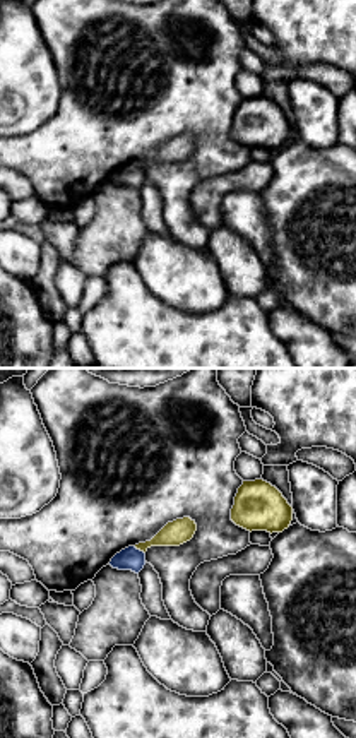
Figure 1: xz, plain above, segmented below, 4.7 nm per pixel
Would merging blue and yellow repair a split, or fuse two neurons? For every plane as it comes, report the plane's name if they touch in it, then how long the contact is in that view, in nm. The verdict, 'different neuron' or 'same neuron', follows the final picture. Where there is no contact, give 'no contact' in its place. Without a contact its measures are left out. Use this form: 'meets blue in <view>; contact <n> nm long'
meets blue in xz; contact 70 nm long

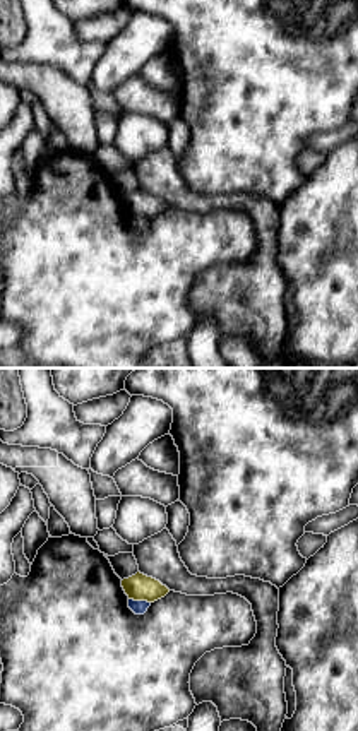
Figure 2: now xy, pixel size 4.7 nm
meets blue in xy; contact 110 nm long

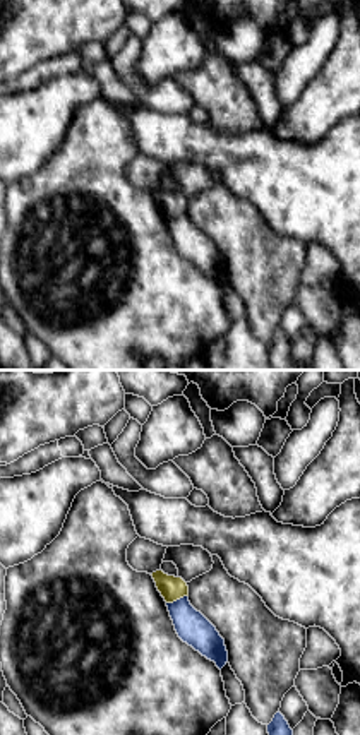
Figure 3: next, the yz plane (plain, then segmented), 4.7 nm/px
meets blue in yz; contact 110 nm long

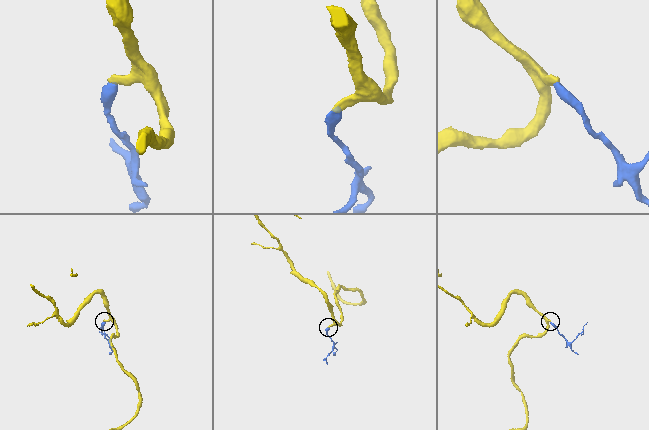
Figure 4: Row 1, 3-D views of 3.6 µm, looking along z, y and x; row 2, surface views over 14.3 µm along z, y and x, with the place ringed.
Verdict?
same neuron

